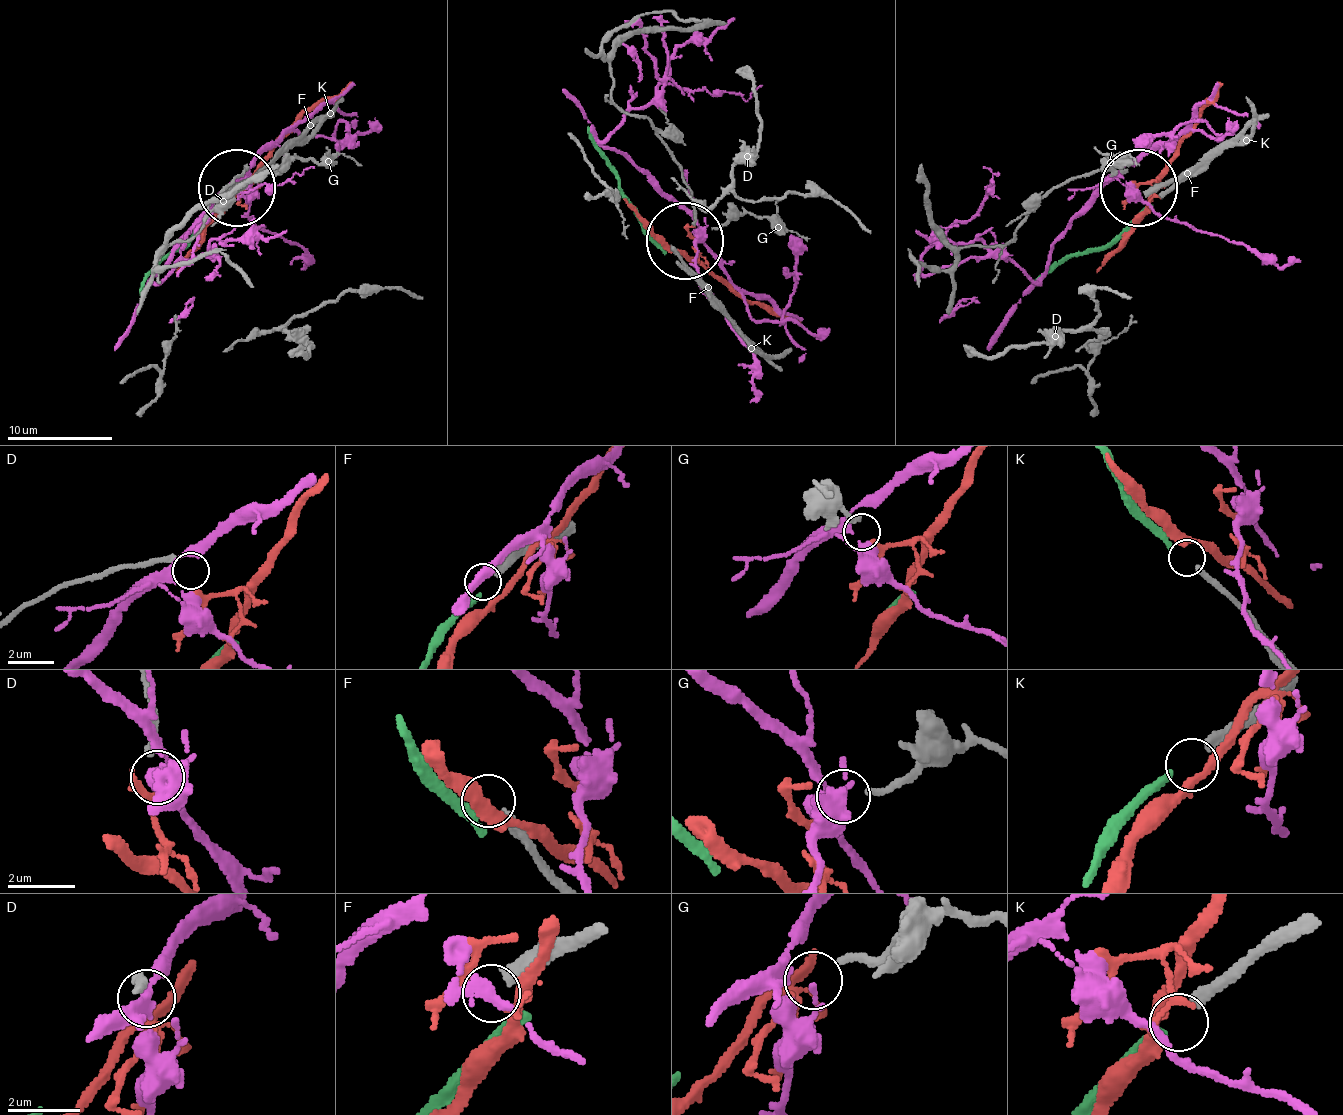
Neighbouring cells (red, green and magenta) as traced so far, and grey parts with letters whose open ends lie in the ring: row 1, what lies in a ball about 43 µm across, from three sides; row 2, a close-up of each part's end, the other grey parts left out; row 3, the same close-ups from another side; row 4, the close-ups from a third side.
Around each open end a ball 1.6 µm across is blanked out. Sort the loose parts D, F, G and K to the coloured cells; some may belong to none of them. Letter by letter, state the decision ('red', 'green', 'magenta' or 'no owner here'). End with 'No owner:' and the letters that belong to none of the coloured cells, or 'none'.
D: no owner here
F: no owner here
G: red
K: green
No owner: D, F

